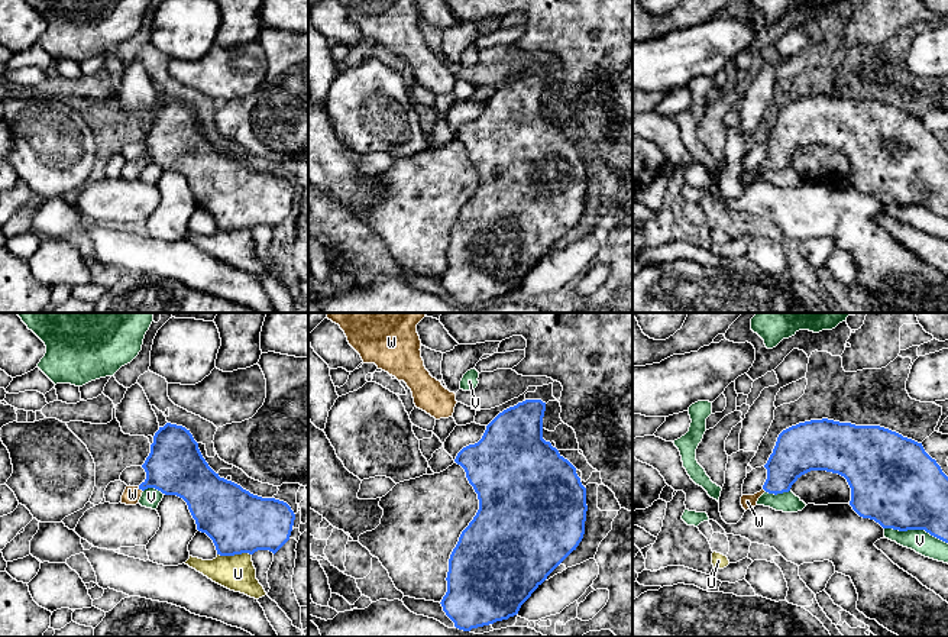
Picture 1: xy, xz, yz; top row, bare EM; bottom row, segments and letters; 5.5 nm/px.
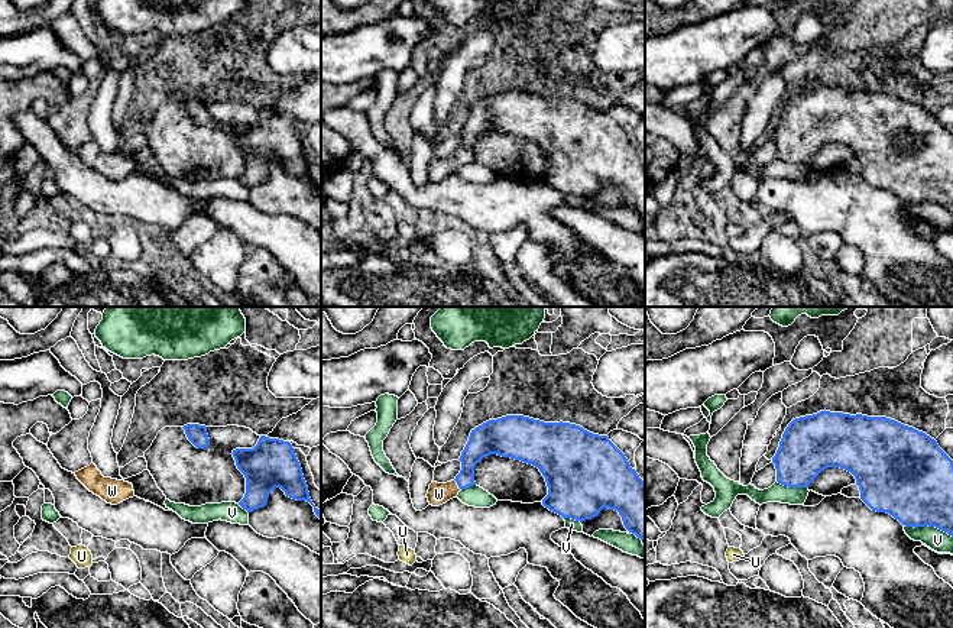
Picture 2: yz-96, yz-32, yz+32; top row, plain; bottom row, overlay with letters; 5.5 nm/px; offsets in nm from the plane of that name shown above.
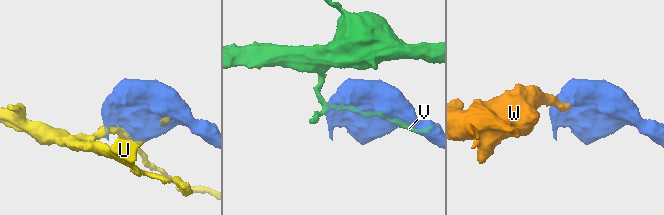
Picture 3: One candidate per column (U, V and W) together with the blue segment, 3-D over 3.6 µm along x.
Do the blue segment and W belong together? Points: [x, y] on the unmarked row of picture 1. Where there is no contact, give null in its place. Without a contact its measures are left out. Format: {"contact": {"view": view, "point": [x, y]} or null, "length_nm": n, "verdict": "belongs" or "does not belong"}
{"contact": {"view": "xy", "point": [141, 164]}, "length_nm": 40, "verdict": "belongs"}

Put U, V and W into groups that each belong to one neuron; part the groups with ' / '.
U / V / W

